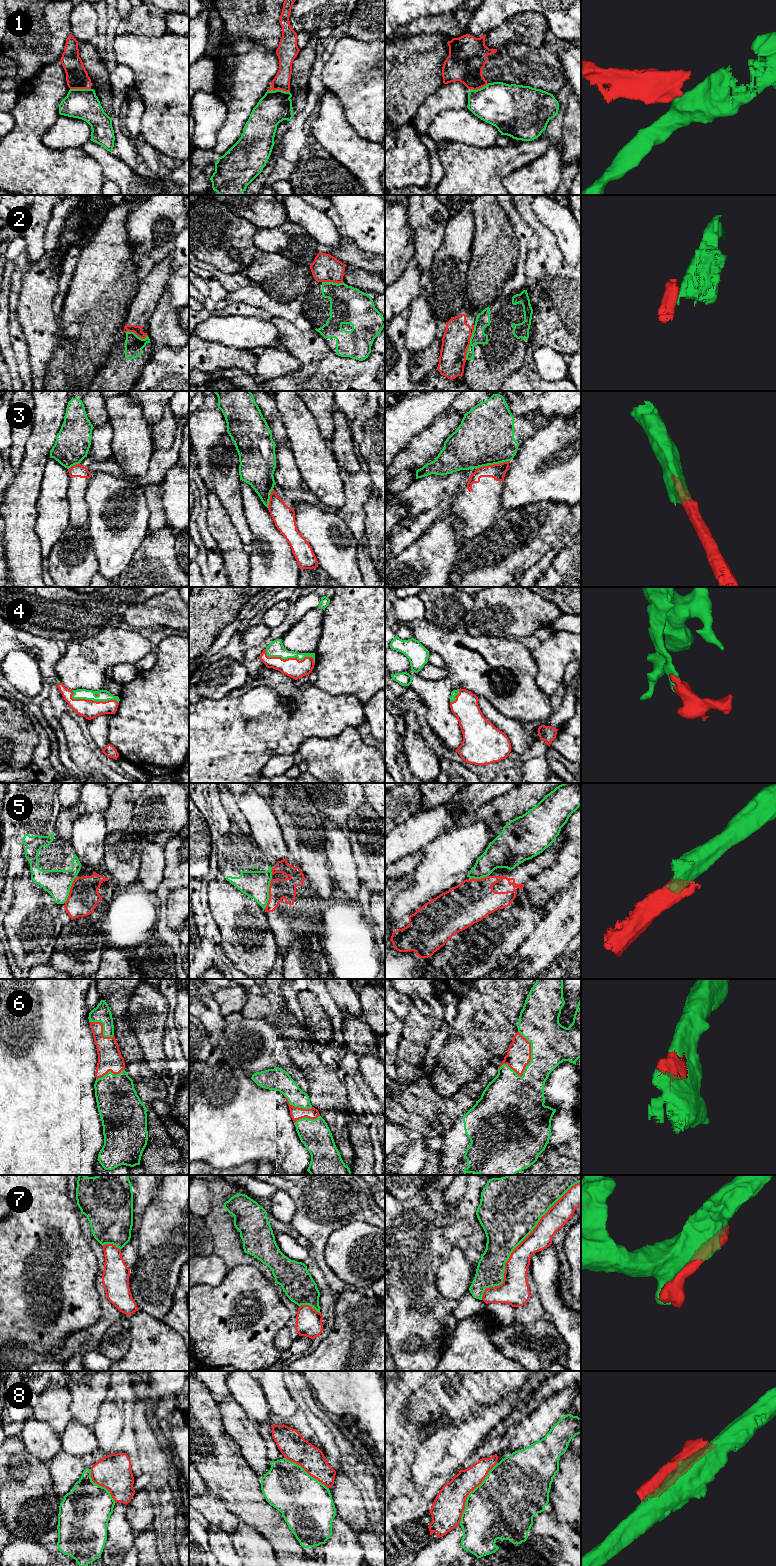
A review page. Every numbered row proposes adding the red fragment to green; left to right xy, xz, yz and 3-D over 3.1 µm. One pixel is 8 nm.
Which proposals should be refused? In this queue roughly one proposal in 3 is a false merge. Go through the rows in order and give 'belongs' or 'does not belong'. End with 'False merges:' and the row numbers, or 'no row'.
1: does not belong
2: does not belong
3: does not belong
4: belongs
5: does not belong
6: belongs
7: does not belong
8: does not belong
False merges: 1, 2, 3, 5, 7, 8

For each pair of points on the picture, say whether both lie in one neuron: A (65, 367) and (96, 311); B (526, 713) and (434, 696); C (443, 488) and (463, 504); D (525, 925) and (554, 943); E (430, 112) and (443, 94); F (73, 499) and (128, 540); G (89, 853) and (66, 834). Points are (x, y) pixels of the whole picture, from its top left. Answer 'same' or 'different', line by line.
A: same
B: same
C: different
D: different
E: same
F: different
G: different

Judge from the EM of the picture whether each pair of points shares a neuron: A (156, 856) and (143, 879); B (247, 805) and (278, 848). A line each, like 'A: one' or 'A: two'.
A: one
B: one

